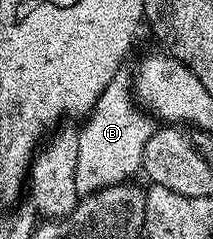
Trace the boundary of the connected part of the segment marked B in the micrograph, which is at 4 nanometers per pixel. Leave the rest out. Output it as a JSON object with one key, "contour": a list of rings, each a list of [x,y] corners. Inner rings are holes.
{"contour":[[[124,66],[113,74],[113,82],[105,86],[105,94],[101,94],[95,109],[86,117],[84,124],[87,125],[79,132],[77,166],[82,183],[91,194],[130,181],[134,177],[131,175],[143,167],[145,142],[151,136],[153,124],[137,107],[133,95],[133,72],[129,68]]]}

